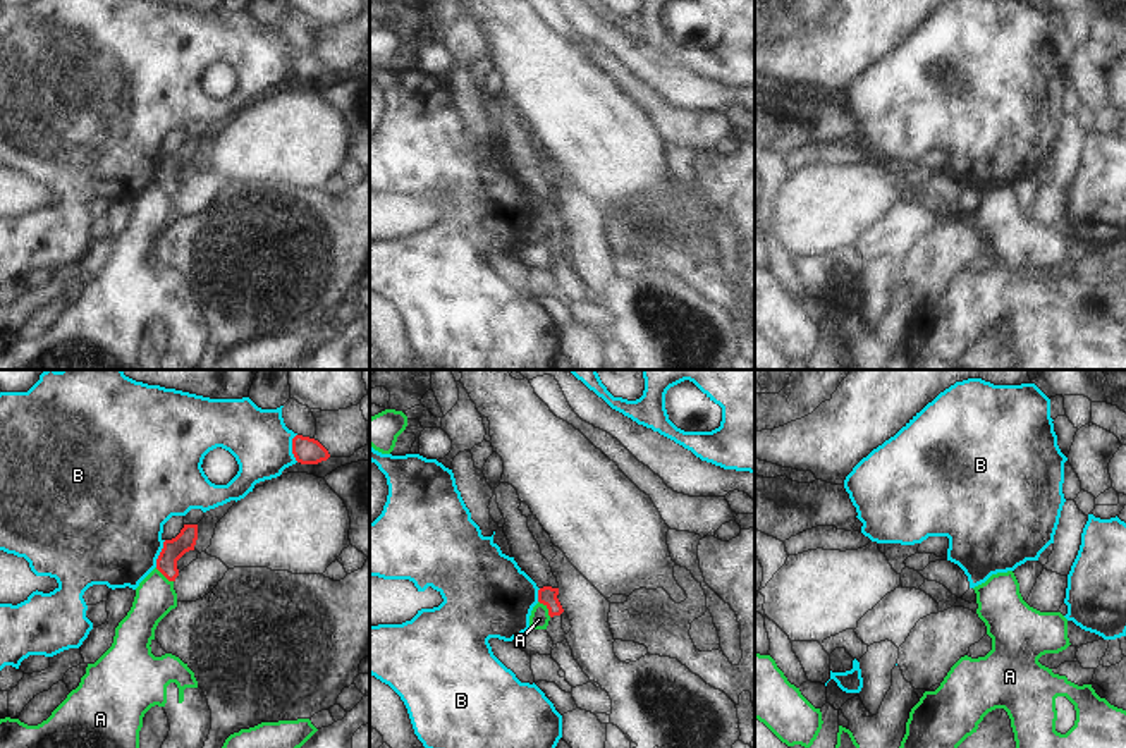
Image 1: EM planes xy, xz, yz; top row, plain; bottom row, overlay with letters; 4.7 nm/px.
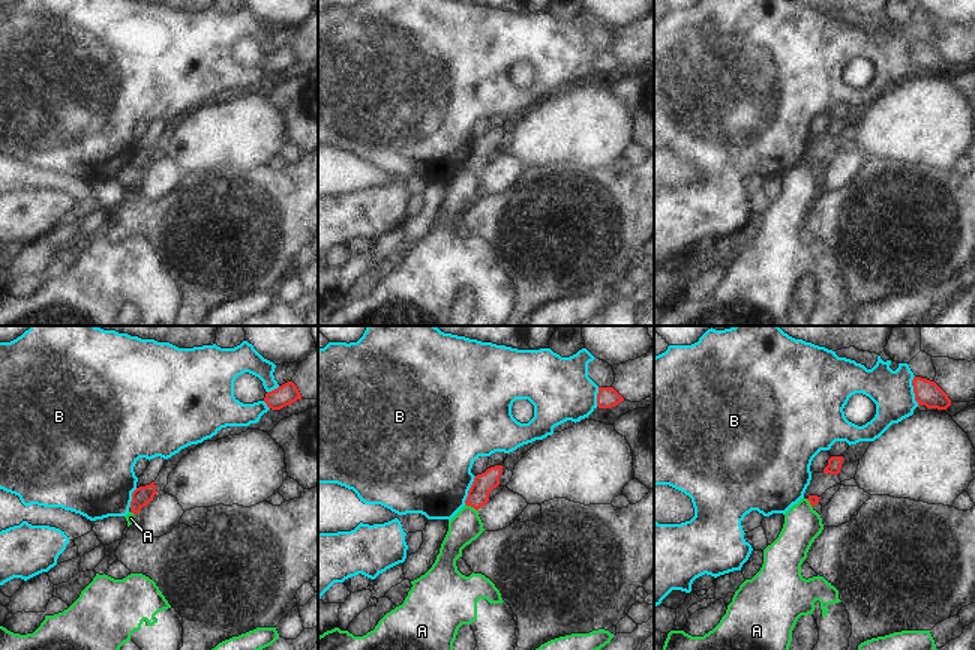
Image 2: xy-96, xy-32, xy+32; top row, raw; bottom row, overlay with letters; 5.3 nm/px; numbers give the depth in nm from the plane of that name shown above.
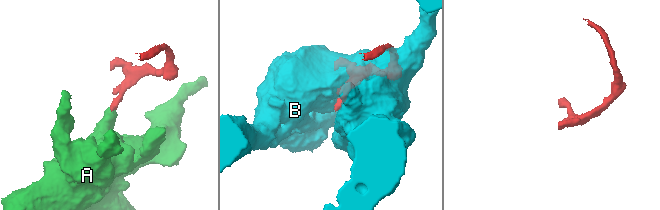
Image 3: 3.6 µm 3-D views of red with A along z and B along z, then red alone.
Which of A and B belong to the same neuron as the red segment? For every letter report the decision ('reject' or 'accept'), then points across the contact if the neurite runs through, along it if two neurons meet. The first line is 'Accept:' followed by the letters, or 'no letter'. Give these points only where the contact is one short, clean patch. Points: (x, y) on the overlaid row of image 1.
Accept: no letter
A: reject; border xz (538, 600), (550, 616)
B: reject

